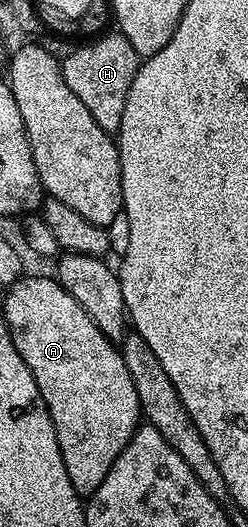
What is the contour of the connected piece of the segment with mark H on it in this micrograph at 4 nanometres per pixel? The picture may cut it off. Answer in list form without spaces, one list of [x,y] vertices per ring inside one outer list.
[[[107,31],[88,41],[91,42],[88,45],[80,44],[73,55],[61,62],[63,78],[65,83],[69,83],[69,91],[73,91],[73,95],[85,103],[89,115],[97,119],[97,127],[115,135],[121,127],[121,115],[125,115],[125,99],[129,95],[129,87],[133,87],[141,58],[137,51],[133,51],[129,39],[125,39],[118,31]]]

